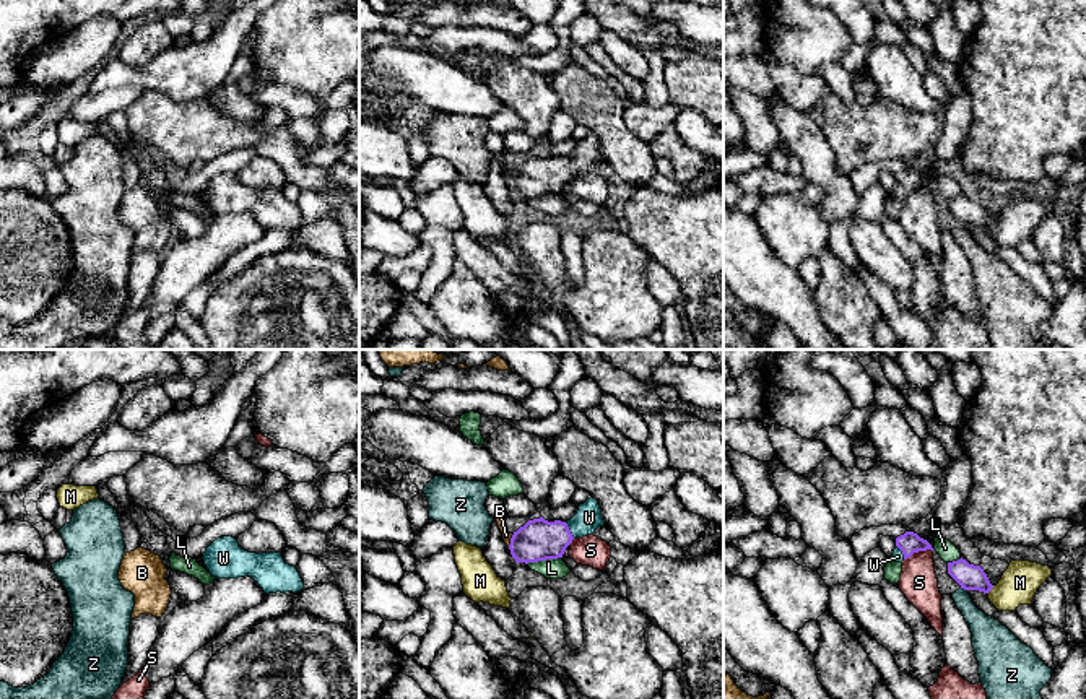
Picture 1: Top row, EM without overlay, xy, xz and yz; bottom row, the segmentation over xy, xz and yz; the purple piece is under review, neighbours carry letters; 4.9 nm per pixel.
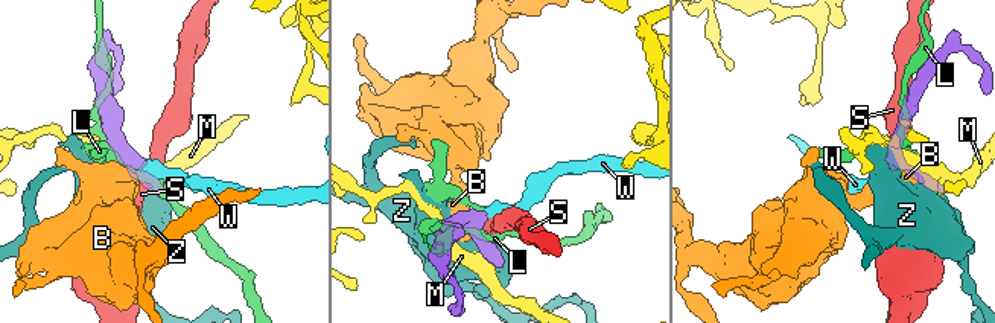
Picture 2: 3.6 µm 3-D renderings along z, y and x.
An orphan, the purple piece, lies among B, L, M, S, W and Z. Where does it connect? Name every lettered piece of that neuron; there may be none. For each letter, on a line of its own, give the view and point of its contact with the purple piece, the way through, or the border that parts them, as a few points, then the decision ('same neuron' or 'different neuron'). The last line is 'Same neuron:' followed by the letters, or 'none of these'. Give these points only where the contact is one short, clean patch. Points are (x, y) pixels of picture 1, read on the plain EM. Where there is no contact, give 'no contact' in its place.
B: xz (511, 176) | along xz (514, 169), (508, 181) | different neuron
L: xz (543, 195) | different neuron
M: yz (990, 225) | along yz (994, 221), (987, 230) | different neuron
S: yz (917, 187) | along yz (932, 186), (914, 187), (904, 195) | different neuron
W: xz (569, 166) | across xz (538, 176), (550, 176), (569, 166), (589, 153) | same neuron
Z: yz (964, 225) | along yz (961, 223), (966, 226) | different neuron
Same neuron: W

